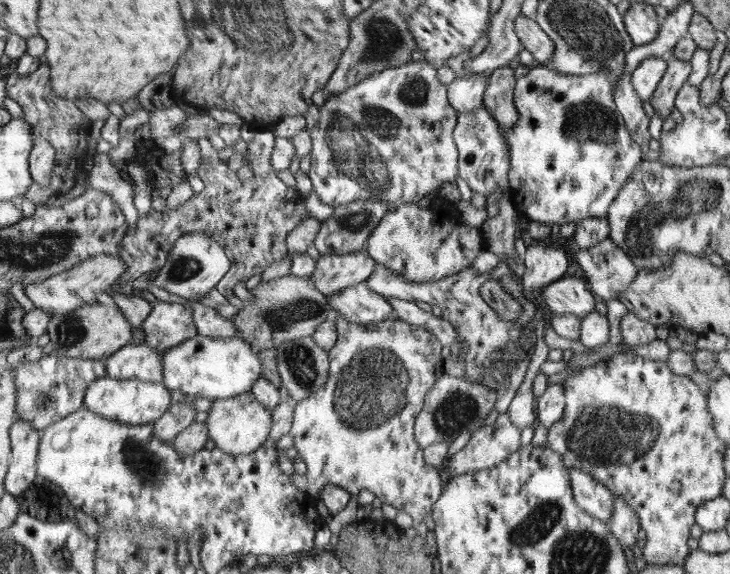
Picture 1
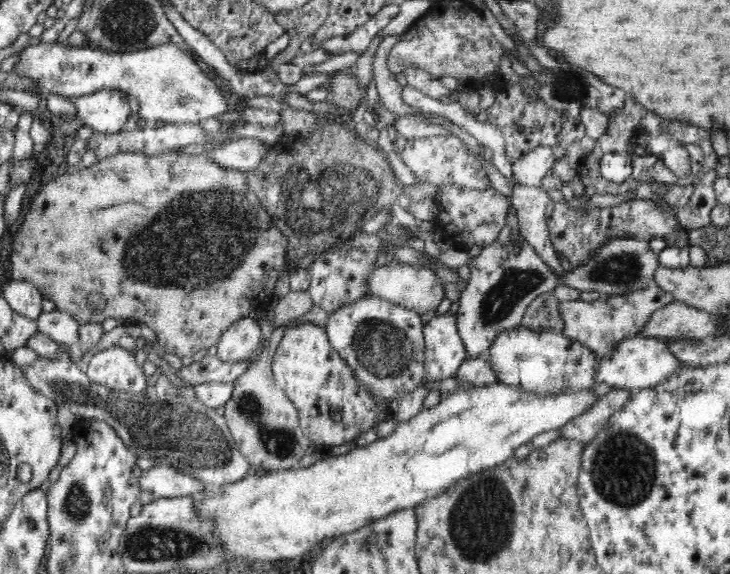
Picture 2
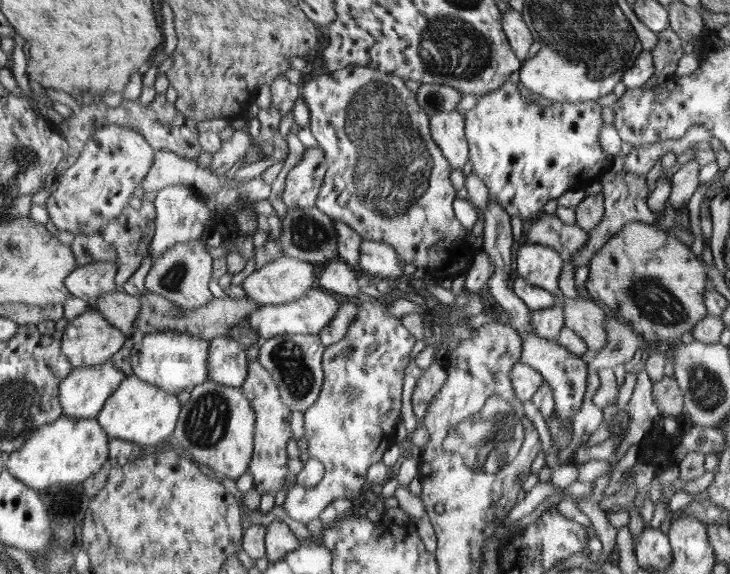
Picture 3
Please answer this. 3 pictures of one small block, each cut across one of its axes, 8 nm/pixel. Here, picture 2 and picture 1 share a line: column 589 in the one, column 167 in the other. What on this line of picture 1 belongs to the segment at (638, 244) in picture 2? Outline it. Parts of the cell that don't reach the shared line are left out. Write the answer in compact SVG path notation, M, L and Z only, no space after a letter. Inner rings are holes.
M188 232L187 235L180 236L179 242L168 256L168 262L158 269L154 283L166 292L185 299L202 300L231 270L231 263L232 260L218 241L202 232Z

